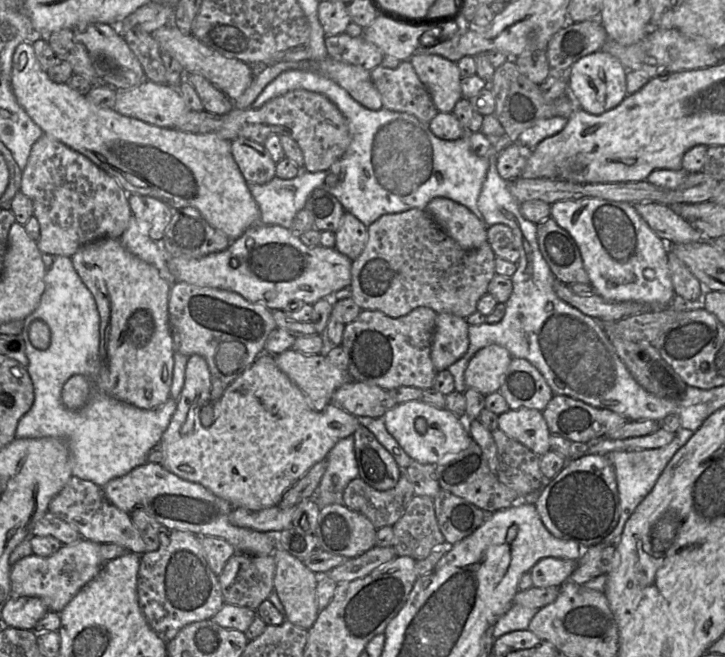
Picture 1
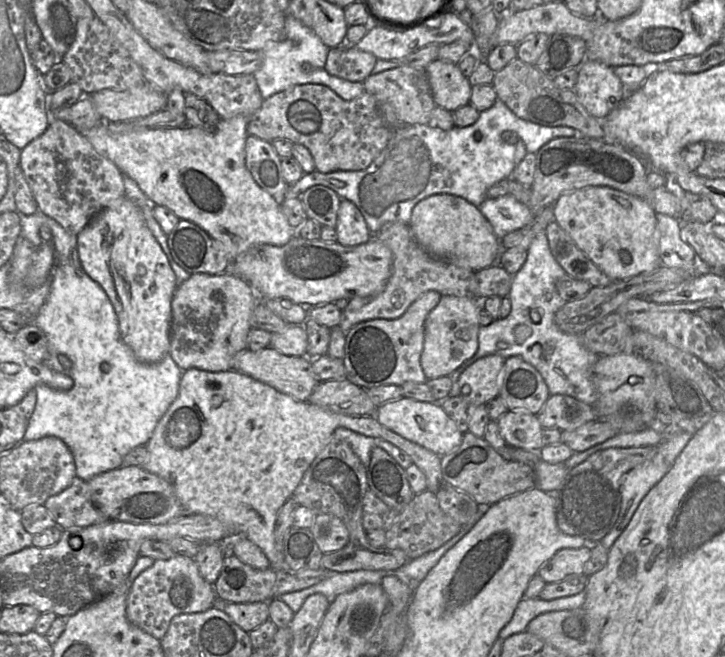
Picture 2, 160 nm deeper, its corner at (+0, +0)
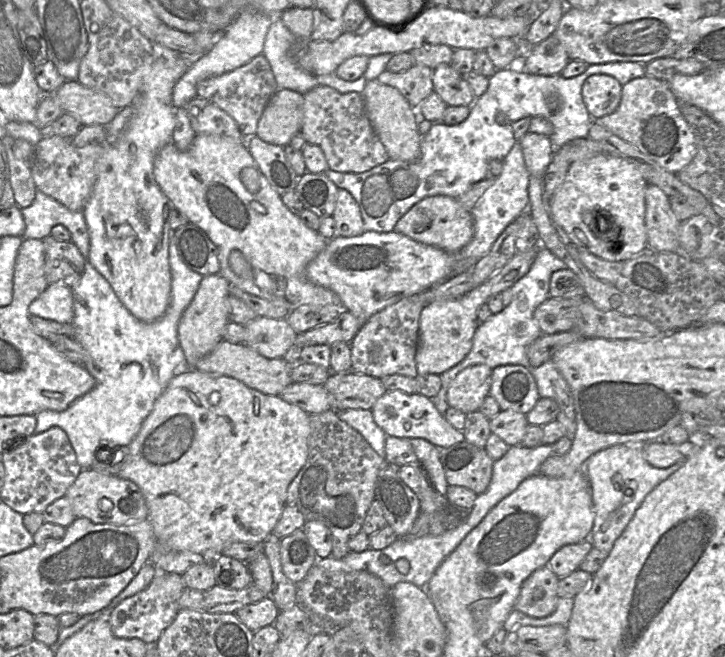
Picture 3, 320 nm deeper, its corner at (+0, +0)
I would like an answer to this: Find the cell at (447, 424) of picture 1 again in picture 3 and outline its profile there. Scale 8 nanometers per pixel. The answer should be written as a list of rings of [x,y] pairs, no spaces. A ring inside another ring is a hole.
[[[387,391],[379,397],[372,408],[375,423],[386,436],[398,438],[420,438],[432,443],[439,449],[447,448],[465,441],[462,431],[452,427],[430,398],[422,394],[407,394],[402,391]]]

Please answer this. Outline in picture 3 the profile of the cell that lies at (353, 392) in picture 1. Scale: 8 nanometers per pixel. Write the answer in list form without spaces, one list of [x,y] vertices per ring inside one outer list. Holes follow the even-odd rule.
[[[292,382],[279,397],[300,407],[309,415],[334,409],[332,398],[323,385]]]

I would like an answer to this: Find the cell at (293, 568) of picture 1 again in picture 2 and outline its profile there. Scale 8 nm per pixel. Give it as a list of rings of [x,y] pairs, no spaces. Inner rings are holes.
[[[191,368],[183,371],[178,396],[158,421],[145,445],[148,460],[142,468],[172,486],[187,514],[203,514],[218,519],[259,546],[267,556],[270,568],[276,573],[286,572],[284,553],[277,551],[275,543],[278,512],[339,427],[386,440],[403,450],[410,456],[412,463],[424,473],[428,490],[436,493],[443,483],[439,455],[384,427],[374,415],[348,416],[335,413],[308,401],[294,399],[233,369],[209,372]]]

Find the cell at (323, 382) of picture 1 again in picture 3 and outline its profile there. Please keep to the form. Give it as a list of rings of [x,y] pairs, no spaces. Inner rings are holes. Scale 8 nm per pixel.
[[[222,340],[213,351],[197,362],[194,369],[207,374],[229,376],[263,394],[280,396],[281,392],[293,382],[292,366],[293,364],[283,358],[268,359],[245,344],[233,344]]]

